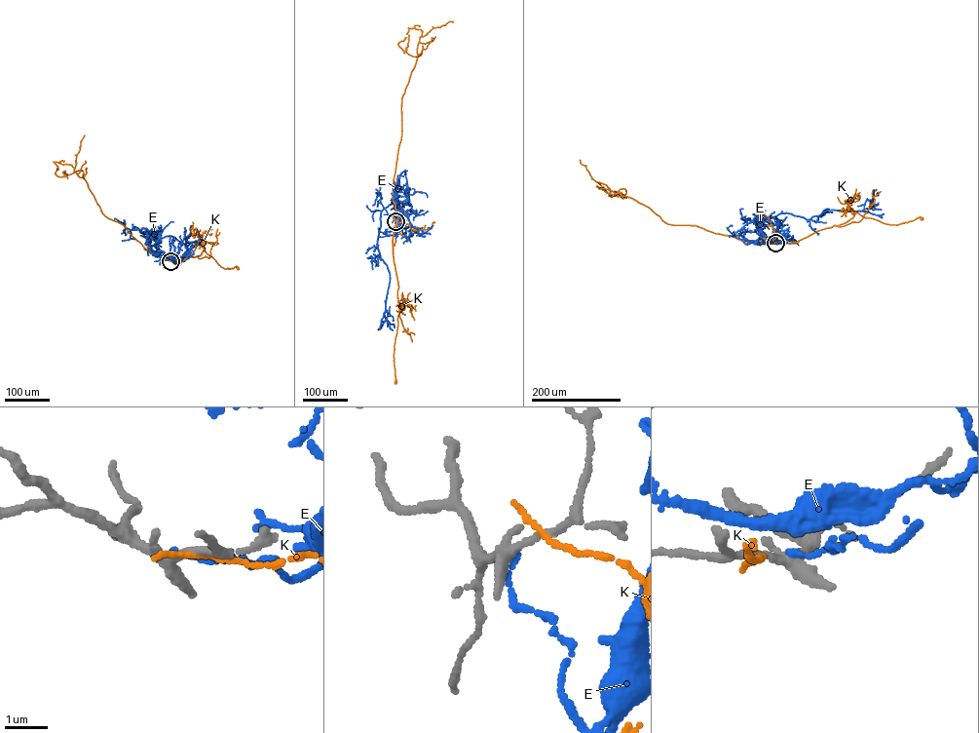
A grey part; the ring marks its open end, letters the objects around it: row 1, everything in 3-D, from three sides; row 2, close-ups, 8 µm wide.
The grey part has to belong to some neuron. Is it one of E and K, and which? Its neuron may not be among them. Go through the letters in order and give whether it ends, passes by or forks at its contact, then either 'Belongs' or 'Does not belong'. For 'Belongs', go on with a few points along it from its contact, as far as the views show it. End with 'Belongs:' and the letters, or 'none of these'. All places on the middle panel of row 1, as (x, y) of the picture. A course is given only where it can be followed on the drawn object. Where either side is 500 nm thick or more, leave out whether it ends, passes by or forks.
E: It ends there. Does not belong
K: It ends there. Does not belong
Belongs: none of these

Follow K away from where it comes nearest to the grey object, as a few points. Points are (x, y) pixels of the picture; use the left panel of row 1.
K: (170, 260), (176, 264), (185, 257), (198, 256), (204, 248), (221, 266), (238, 269)

